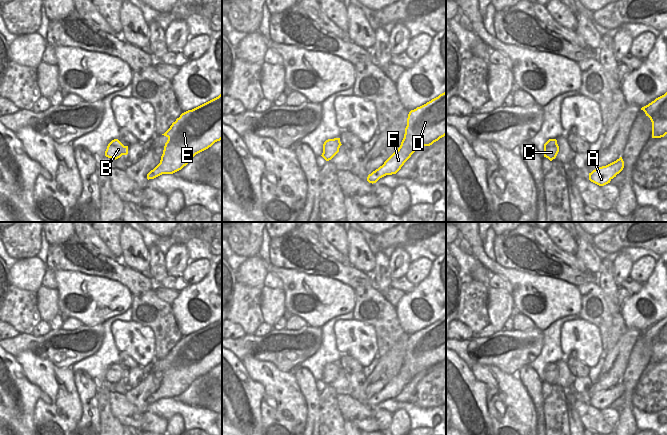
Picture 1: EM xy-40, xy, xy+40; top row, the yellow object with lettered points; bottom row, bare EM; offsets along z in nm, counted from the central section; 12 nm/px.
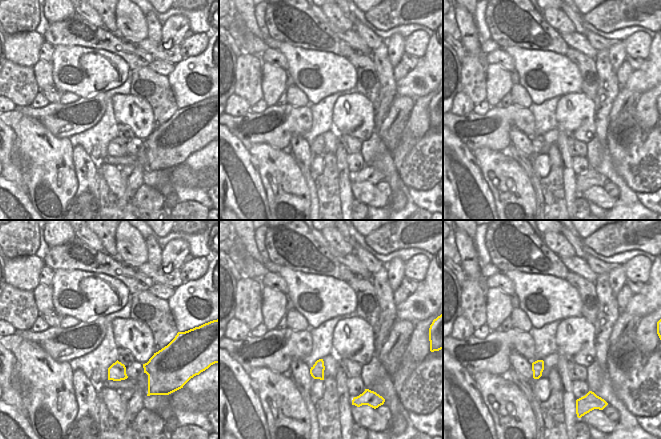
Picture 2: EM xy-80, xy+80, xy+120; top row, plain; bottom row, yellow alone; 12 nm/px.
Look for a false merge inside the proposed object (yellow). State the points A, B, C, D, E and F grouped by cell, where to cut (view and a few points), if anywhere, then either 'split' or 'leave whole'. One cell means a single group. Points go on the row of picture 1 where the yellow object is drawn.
A B C D E F; no cut; leave whole

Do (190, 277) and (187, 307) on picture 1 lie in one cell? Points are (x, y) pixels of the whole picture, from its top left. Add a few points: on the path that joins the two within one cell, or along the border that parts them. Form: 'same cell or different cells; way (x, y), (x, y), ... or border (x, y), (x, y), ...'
different cells; border (208, 270), (208, 273), (201, 280), (189, 285)

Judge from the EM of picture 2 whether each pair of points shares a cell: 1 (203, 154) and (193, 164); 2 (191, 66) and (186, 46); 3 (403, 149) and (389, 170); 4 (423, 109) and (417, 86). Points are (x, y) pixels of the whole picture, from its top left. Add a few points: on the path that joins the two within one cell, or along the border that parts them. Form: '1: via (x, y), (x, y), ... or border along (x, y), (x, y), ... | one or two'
1: via (201, 156), (195, 162) | one
2: border along (208, 42), (203, 51), (184, 59) | two
3: border along (392, 154), (392, 160), (397, 170) | two
4: border along (432, 91), (418, 96), (414, 100) | two

